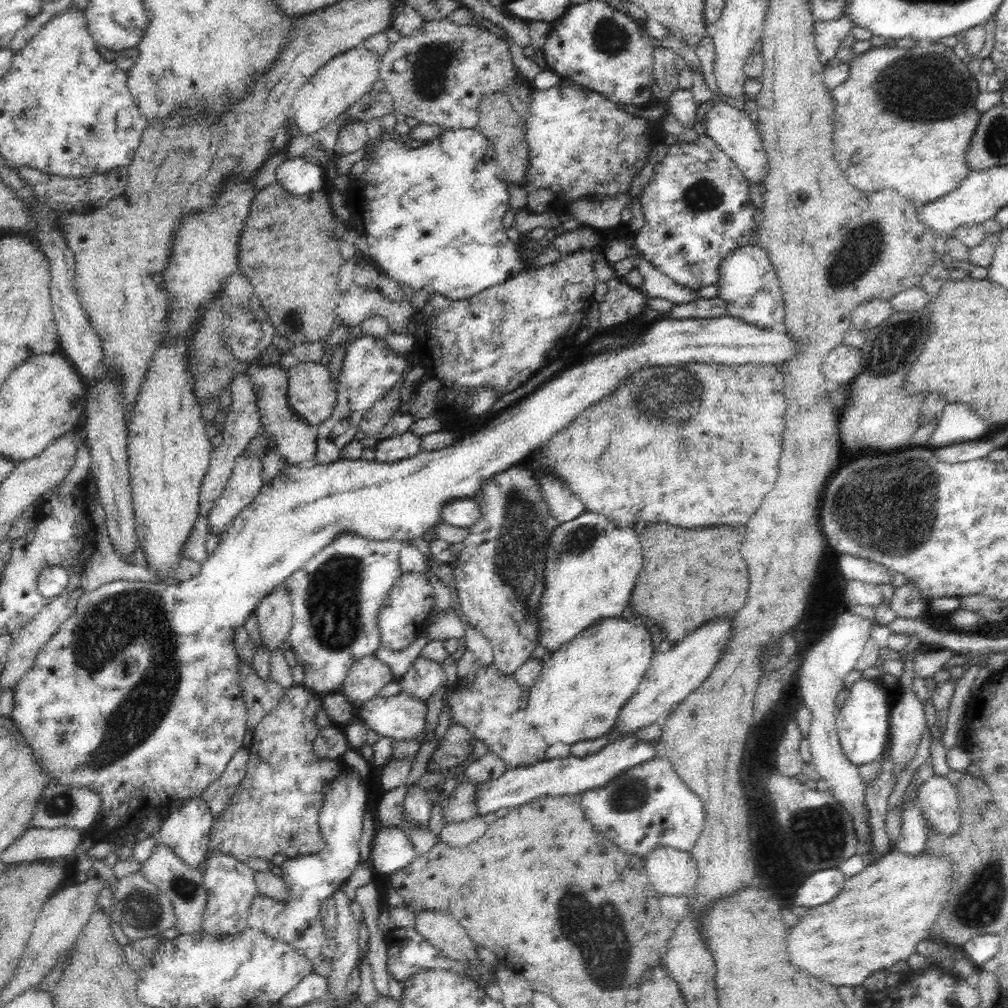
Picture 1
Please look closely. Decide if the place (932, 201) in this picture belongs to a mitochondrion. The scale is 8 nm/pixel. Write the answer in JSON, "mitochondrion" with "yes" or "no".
{"mitochondrion":"no"}

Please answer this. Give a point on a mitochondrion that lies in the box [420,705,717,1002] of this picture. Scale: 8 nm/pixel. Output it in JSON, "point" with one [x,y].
{"point":[591,928]}

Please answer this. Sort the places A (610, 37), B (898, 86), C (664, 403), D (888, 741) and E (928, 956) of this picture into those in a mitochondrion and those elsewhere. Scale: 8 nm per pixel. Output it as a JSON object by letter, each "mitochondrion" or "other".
{"A":"mitochondrion","B":"mitochondrion","C":"mitochondrion","D":"other","E":"other"}

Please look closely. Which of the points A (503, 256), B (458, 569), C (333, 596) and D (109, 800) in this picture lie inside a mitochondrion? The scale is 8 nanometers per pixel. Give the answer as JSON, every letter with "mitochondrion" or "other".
{"A":"other","B":"other","C":"mitochondrion","D":"other"}

